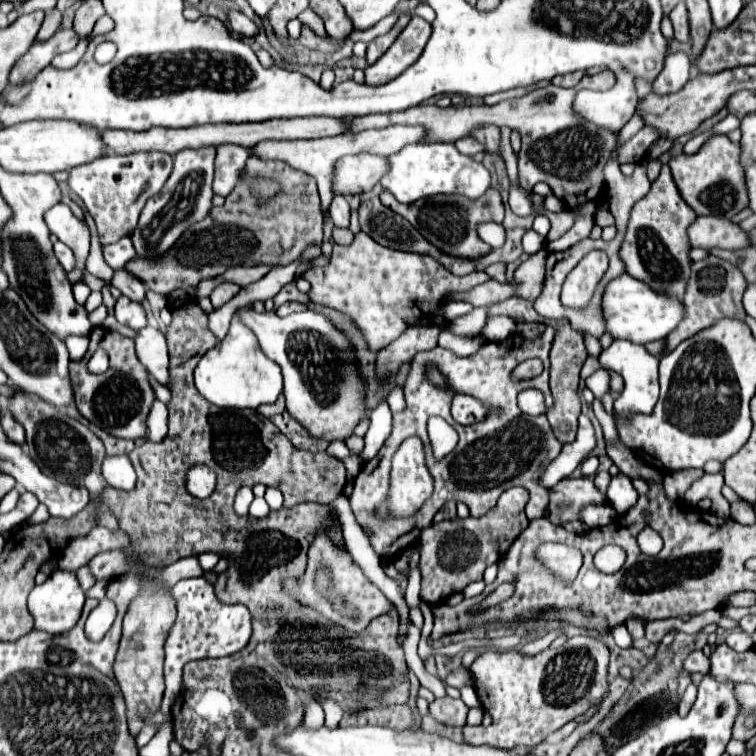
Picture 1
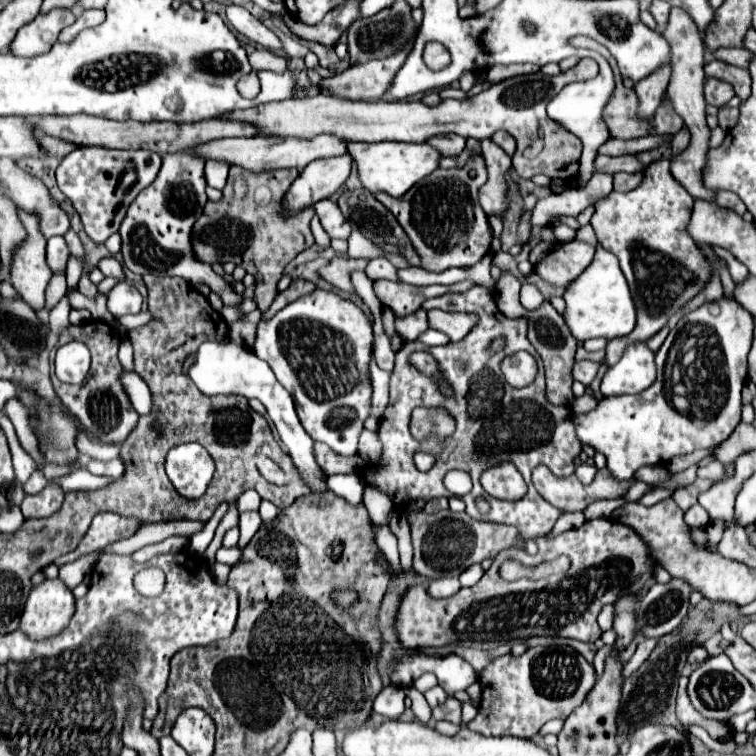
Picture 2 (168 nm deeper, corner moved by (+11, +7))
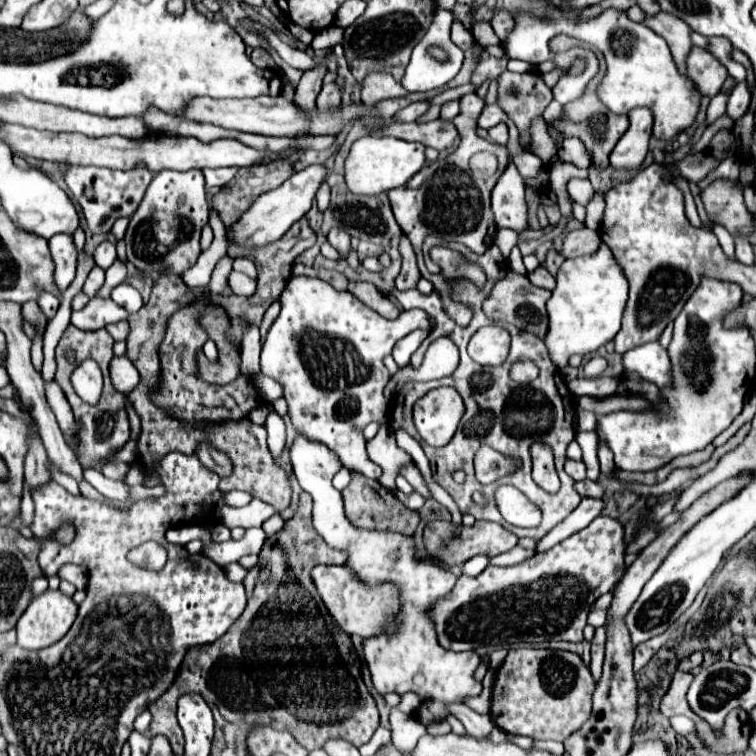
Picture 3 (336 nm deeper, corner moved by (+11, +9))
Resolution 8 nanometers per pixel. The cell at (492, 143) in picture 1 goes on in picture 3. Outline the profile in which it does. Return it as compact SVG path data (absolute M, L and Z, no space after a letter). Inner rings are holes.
M509 161L507 169L491 191L491 207L497 227L515 229L517 233L527 227L525 181L513 161Z

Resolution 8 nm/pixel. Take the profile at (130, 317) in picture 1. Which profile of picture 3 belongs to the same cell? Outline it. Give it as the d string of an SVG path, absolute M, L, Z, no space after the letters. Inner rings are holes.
M129 283L117 285L117 287L113 289L113 293L111 293L111 299L113 299L117 305L121 305L123 309L127 309L129 313L135 313L135 311L139 311L139 309L143 307L143 297L141 297L141 293L139 293L135 287L131 287Z

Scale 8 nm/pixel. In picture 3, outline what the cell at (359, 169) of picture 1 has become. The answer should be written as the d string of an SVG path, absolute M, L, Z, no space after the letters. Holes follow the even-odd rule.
M309 165L301 171L297 171L293 177L289 177L289 181L285 181L277 189L257 197L257 201L249 207L249 211L243 213L241 221L237 225L233 225L233 229L227 231L229 241L237 241L241 245L267 245L267 243L277 241L281 235L285 235L285 231L295 221L299 221L311 209L313 199L319 191L321 183L325 181L325 175L327 175L325 165Z

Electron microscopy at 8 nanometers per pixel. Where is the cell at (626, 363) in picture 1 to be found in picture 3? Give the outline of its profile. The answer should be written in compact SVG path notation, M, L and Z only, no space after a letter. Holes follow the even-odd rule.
M659 343L639 345L623 355L623 373L619 377L639 375L657 387L669 383L669 357Z

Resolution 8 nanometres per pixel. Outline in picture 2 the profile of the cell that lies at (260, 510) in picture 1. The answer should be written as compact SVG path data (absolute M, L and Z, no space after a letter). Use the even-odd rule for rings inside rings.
M243 513L239 527L241 527L241 539L239 539L237 547L243 549L243 547L249 543L249 539L251 539L251 537L259 531L259 527L261 527L261 517L259 517L259 513Z

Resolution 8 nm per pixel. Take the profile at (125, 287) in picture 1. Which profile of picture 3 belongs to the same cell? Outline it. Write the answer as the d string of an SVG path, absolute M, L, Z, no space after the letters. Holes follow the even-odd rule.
M103 241L103 243L95 249L93 259L95 259L95 263L97 263L101 269L109 269L109 267L117 261L115 243L111 243L111 241Z

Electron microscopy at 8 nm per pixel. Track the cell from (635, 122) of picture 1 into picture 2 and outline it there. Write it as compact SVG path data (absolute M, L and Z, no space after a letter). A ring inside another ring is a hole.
M567 241L557 245L545 261L535 265L535 273L539 273L545 281L555 287L569 285L581 271L591 263L595 247L583 241Z

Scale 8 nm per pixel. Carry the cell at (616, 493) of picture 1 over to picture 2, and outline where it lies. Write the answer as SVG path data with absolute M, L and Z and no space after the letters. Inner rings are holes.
M723 297L719 301L713 303L703 303L701 307L697 307L695 311L689 311L689 315L683 315L679 319L679 323L669 331L665 343L661 345L661 349L655 355L655 363L657 363L657 379L651 387L647 387L645 391L641 391L639 395L621 395L621 397L605 397L597 409L585 413L585 415L575 415L575 429L577 429L577 437L581 443L589 443L593 445L597 451L601 451L607 457L607 469L621 481L621 479L631 479L633 473L645 465L665 465L671 457L675 455L687 455L693 453L697 449L705 449L717 443L723 443L733 429L737 427L737 423L741 421L741 389L747 381L747 355L749 355L749 347L751 347L751 339L753 339L753 317L749 315L749 311L745 311L735 299Z

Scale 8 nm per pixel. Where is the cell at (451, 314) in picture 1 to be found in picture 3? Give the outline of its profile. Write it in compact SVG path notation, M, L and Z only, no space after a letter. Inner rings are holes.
M449 245L453 247L453 251L459 251L469 263L475 263L479 265L485 275L487 275L487 285L483 291L477 291L469 281L461 281L457 287L455 287L455 299L457 301L465 301L469 305L473 305L473 319L471 319L471 325L467 327L461 327L457 325L447 313L445 313L445 307L443 307L443 301L441 301L441 295L435 295L435 289L429 293L429 295L423 295L419 291L395 291L395 297L399 299L399 303L403 305L403 309L413 309L413 307L419 307L423 311L427 311L433 319L435 319L435 327L433 331L429 333L429 337L423 341L423 345L413 353L411 357L411 367L417 369L423 361L423 355L425 355L425 349L431 345L431 341L435 341L437 337L451 337L455 341L455 345L459 347L461 351L461 363L459 367L455 369L453 375L449 377L443 377L439 381L425 381L425 383L417 383L417 381L407 381L401 391L395 395L395 407L393 407L393 417L389 421L389 427L393 431L397 429L405 429L413 439L419 441L417 437L417 431L413 429L413 421L411 421L411 407L413 403L423 397L427 391L435 389L435 387L443 387L443 385L451 385L459 391L459 395L463 397L463 403L465 403L465 415L461 419L461 425L457 429L457 433L453 435L453 441L449 441L449 445L445 445L445 449L429 449L429 445L421 445L423 451L427 453L429 461L435 463L435 469L433 469L433 475L435 475L435 481L455 499L455 503L459 505L461 513L471 513L475 519L485 519L485 521L495 521L495 523L501 523L507 531L511 531L513 535L517 537L531 537L531 539L543 539L557 523L561 523L581 501L581 497L577 497L577 493L573 491L573 479L563 471L563 463L565 463L565 451L567 451L567 445L573 441L575 437L575 415L567 415L565 411L565 403L563 403L563 397L567 397L567 393L563 395L561 393L561 387L563 387L563 379L559 375L559 369L553 365L551 357L549 357L549 351L545 347L543 341L537 341L537 337L533 337L531 333L525 333L521 329L517 329L515 325L507 327L507 331L511 333L513 341L511 341L511 353L507 357L507 361L499 367L481 367L479 363L475 363L469 355L467 355L467 343L469 339L475 335L477 329L481 329L483 325L491 325L493 321L483 313L481 305L483 301L491 295L491 289L495 287L495 283L505 275L505 261L497 249L497 245L491 245L481 257L477 257L475 253L469 253L469 249L465 249L463 245ZM521 357L529 357L531 361L535 361L535 365L539 367L539 377L537 381L533 381L531 385L519 385L515 381L509 379L509 367L513 361L521 359ZM533 443L547 443L551 449L553 449L553 455L555 455L555 467L557 467L557 473L559 473L559 479L561 479L561 489L559 493L555 495L549 495L545 493L543 489L539 489L533 481L531 481L531 465L529 465L529 449ZM481 445L489 445L493 447L495 451L501 451L501 453L509 453L509 455L515 455L515 457L521 457L523 461L523 467L511 475L511 477L505 477L501 479L499 483L511 483L513 487L517 487L523 495L527 495L529 501L533 501L541 513L543 513L543 521L539 527L535 529L521 529L521 527L513 527L509 525L501 515L499 515L499 509L497 509L497 503L493 499L493 491L497 489L499 483L493 483L493 485L481 485L477 479L475 479L475 473L473 473L473 457L475 457L475 451L481 447ZM457 469L463 469L467 473L467 481L465 485L455 485L451 481L451 473L457 471ZM475 491L481 491L489 505L487 509L479 509L475 507L471 495Z

